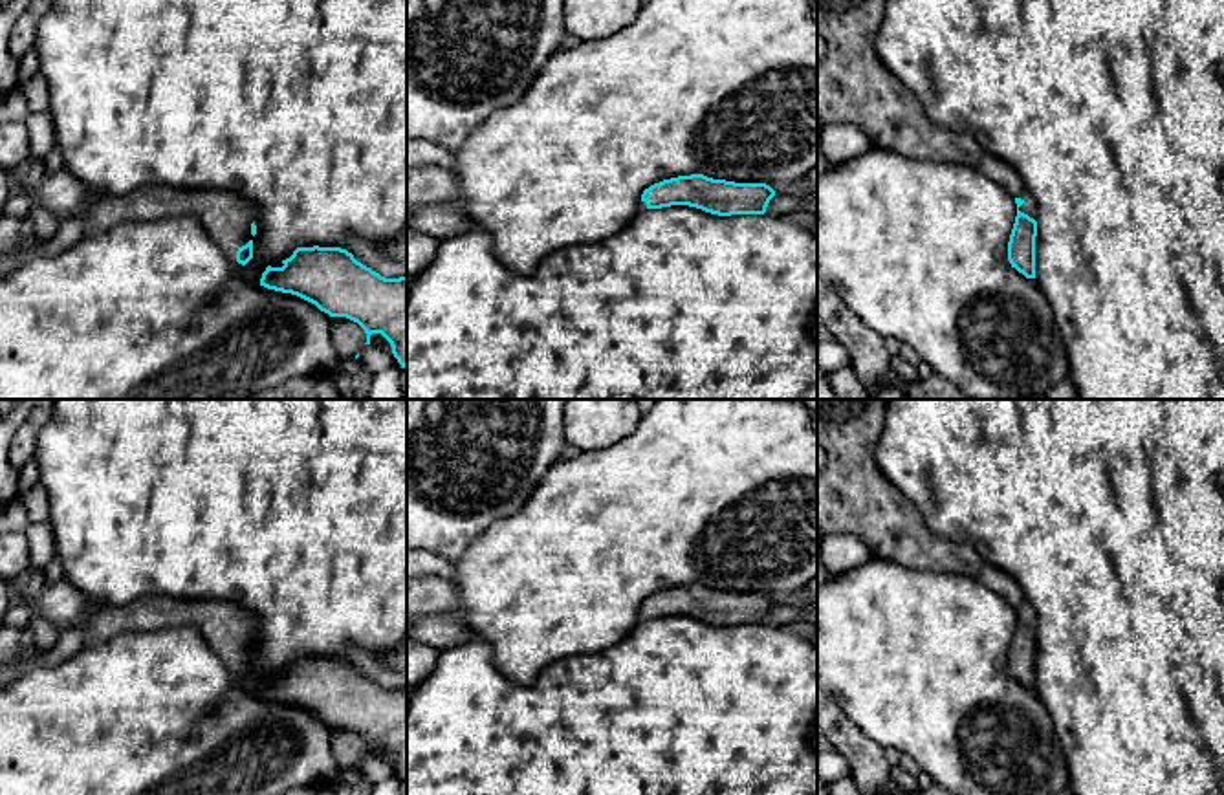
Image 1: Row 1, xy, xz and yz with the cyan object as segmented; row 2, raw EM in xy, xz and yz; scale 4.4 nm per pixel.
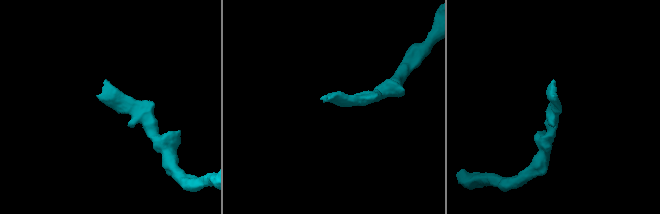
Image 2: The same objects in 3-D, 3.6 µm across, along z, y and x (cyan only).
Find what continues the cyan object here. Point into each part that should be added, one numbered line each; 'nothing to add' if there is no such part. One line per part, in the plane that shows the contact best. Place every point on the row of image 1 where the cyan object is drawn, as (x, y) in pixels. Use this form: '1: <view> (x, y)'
1: yz (1028, 207)

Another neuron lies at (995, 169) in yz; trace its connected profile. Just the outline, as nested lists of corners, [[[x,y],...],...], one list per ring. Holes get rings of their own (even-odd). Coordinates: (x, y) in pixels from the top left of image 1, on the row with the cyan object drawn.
[[[984,152],[982,159],[977,165],[978,172],[982,172],[986,178],[1006,189],[1013,198],[1017,198],[1024,185],[1017,170],[1002,161],[1000,158]]]

